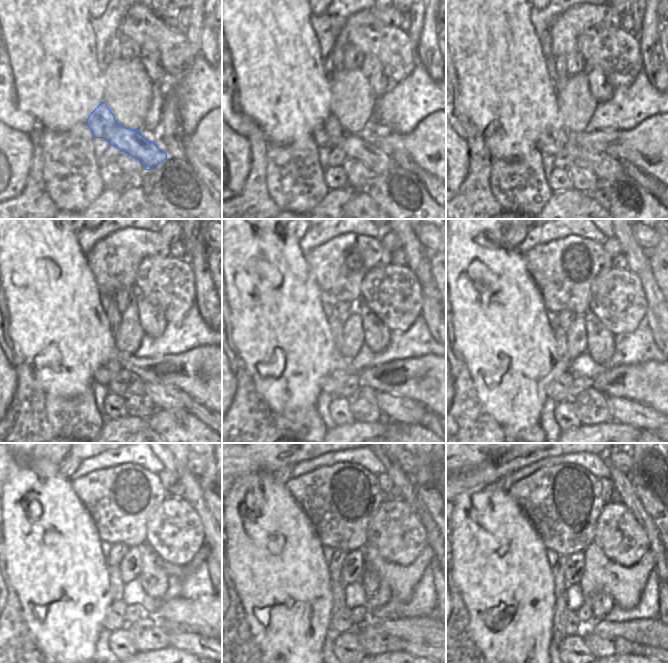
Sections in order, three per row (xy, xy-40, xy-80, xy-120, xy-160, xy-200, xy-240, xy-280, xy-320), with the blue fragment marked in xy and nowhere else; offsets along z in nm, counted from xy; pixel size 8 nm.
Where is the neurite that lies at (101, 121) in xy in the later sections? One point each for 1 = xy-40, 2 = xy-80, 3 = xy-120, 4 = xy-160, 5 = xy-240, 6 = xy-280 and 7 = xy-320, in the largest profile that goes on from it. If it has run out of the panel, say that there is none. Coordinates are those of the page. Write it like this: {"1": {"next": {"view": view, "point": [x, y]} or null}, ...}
{"1": {"next": {"view": "xy-40", "point": [329, 130]}}, "2": {"next": {"view": "xy-80", "point": [605, 167]}}, "3": {"next": {"view": "xy-120", "point": [163, 397]}}, "4": {"next": {"view": "xy-160", "point": [399, 410]}}, "5": {"next": {"view": "xy-240", "point": [200, 646]}}, "6": {"next": {"view": "xy-280", "point": [409, 646]}}, "7": {"next": {"view": "xy-320", "point": [641, 646]}}}

